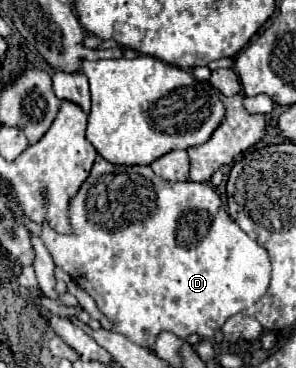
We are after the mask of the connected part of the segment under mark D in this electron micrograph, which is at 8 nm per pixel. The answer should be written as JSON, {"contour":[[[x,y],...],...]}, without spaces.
{"contour":[[[97,156],[89,178],[83,182],[69,208],[73,234],[63,236],[43,224],[41,240],[61,266],[113,322],[113,332],[151,346],[159,332],[169,330],[179,338],[199,334],[211,338],[227,318],[249,308],[267,294],[271,282],[271,260],[235,220],[225,212],[219,194],[205,182],[167,182],[149,166],[117,166]]]}

